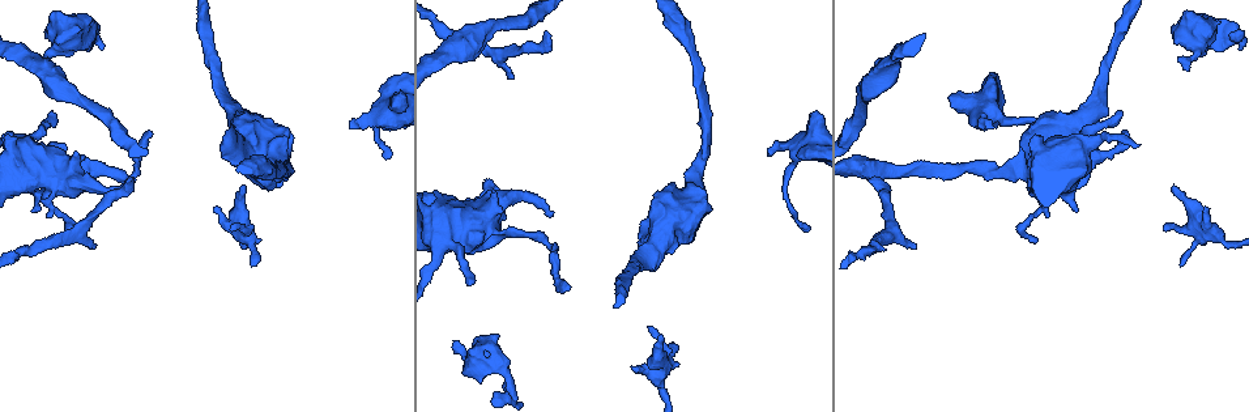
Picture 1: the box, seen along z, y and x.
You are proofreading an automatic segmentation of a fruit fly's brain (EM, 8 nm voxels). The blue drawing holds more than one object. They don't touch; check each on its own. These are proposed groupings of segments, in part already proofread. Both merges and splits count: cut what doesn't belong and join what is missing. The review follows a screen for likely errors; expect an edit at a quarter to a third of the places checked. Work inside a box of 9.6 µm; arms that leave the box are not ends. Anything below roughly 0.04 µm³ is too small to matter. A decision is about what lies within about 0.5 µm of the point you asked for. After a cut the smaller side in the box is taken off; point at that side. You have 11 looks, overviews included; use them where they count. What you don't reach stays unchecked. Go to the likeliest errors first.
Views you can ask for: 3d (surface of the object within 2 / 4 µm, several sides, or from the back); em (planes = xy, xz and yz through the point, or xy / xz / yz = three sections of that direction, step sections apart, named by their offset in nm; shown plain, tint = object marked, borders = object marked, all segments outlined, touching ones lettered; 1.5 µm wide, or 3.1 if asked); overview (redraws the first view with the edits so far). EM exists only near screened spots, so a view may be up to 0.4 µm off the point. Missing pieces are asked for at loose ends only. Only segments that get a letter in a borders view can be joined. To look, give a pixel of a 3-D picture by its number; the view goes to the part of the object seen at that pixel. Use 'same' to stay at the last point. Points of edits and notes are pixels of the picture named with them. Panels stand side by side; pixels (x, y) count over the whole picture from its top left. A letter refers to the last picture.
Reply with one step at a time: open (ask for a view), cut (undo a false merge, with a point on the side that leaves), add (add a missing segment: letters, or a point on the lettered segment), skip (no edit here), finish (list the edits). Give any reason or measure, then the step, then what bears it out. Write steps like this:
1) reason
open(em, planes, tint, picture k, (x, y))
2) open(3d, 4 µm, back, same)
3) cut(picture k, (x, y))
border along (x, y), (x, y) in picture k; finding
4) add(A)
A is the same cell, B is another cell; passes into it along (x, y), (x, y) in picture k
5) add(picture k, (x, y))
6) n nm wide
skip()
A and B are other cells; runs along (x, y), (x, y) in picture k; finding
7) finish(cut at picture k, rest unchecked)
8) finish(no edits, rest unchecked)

an open end
open(3d, 2 µm, picture 1, (214, 207))

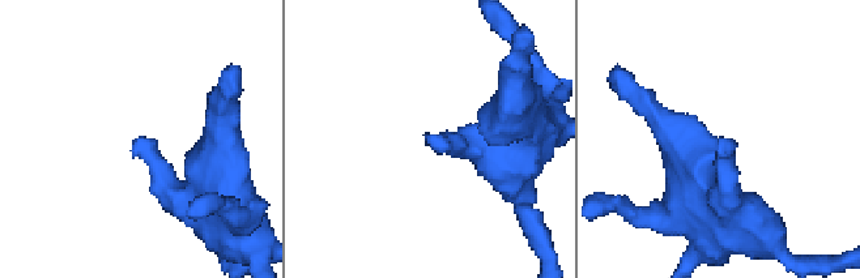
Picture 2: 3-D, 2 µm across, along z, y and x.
shape alone is not enough
open(em, yz, step 8, borders, picture 2, (431, 136))

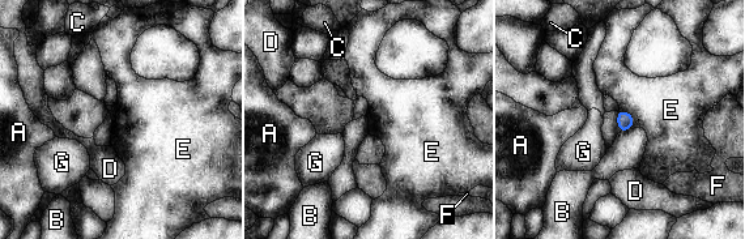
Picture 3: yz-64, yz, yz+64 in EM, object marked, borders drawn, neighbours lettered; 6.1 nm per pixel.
skip()
A, B, C, D, E, F and G are other cells; border along (620, 109), (633, 116), (631, 128) in picture 3; no lettered segment goes on from it

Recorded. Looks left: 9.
open(em, xz, step 8, tint, picture 1, (546, 30))

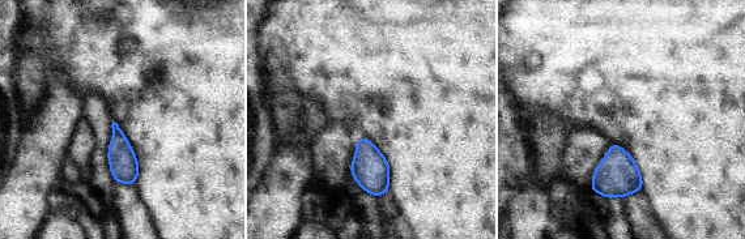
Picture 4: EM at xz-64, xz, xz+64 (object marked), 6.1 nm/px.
open(em, planes, borders, same)

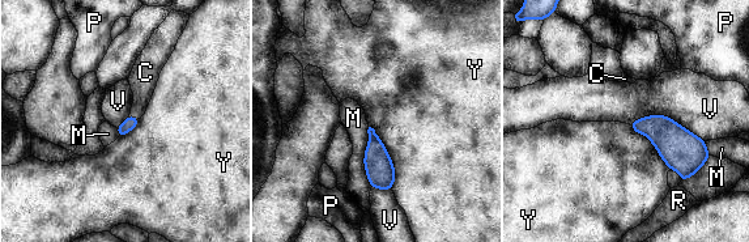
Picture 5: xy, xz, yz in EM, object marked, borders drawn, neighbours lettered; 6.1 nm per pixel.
V touches over 480 nm
add(C)
C is the same cell, M, P, R, V and Y are other cells; passes into it along (130, 122), (135, 117), (143, 80) in picture 5; the neuron continues

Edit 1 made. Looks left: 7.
open(overview)

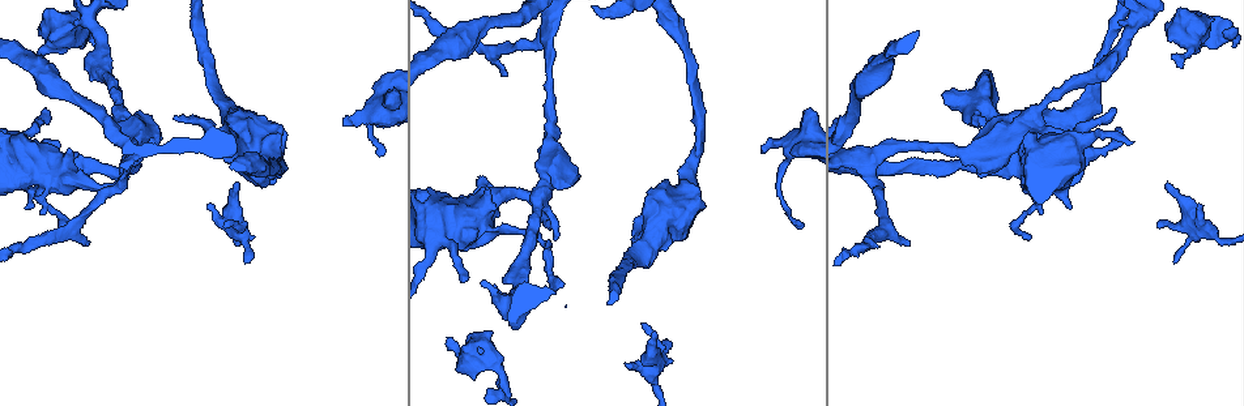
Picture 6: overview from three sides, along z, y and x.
free end
open(3d, 2 µm, picture 6, (343, 126))

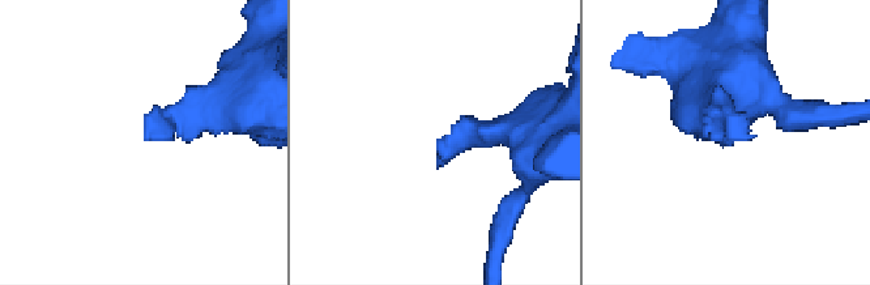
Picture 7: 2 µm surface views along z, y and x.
open(em, planes, plain, picture 7, (750, 139))

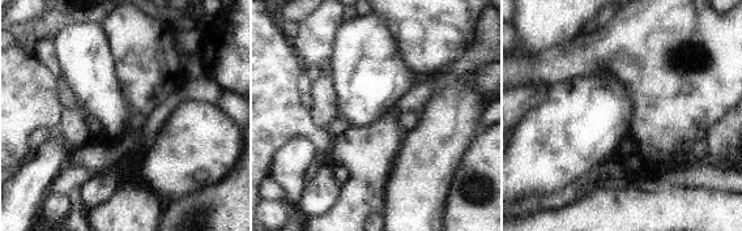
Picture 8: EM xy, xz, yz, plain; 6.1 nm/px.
open(em, planes, borders, same)

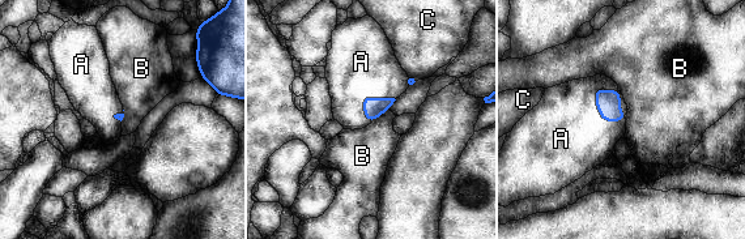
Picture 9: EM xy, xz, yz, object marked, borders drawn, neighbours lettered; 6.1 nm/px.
add(A)
A is the same cell, B and C are other cells; passes into it along (608, 103), (601, 115), (565, 132) in picture 9; it goes on there

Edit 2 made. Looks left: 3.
free end
open(em, planes, borders, picture 6, (461, 281))

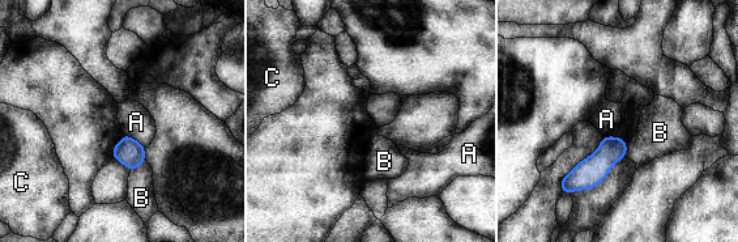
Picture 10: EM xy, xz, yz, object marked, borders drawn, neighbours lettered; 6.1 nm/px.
A touches over 160 nm
skip()
A, B and C are other cells; border along (145, 160), (129, 173) in picture 10; no lettered segment goes on from it

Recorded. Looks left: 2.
finish(add at picture 5, add at picture 9, rest unchecked)

